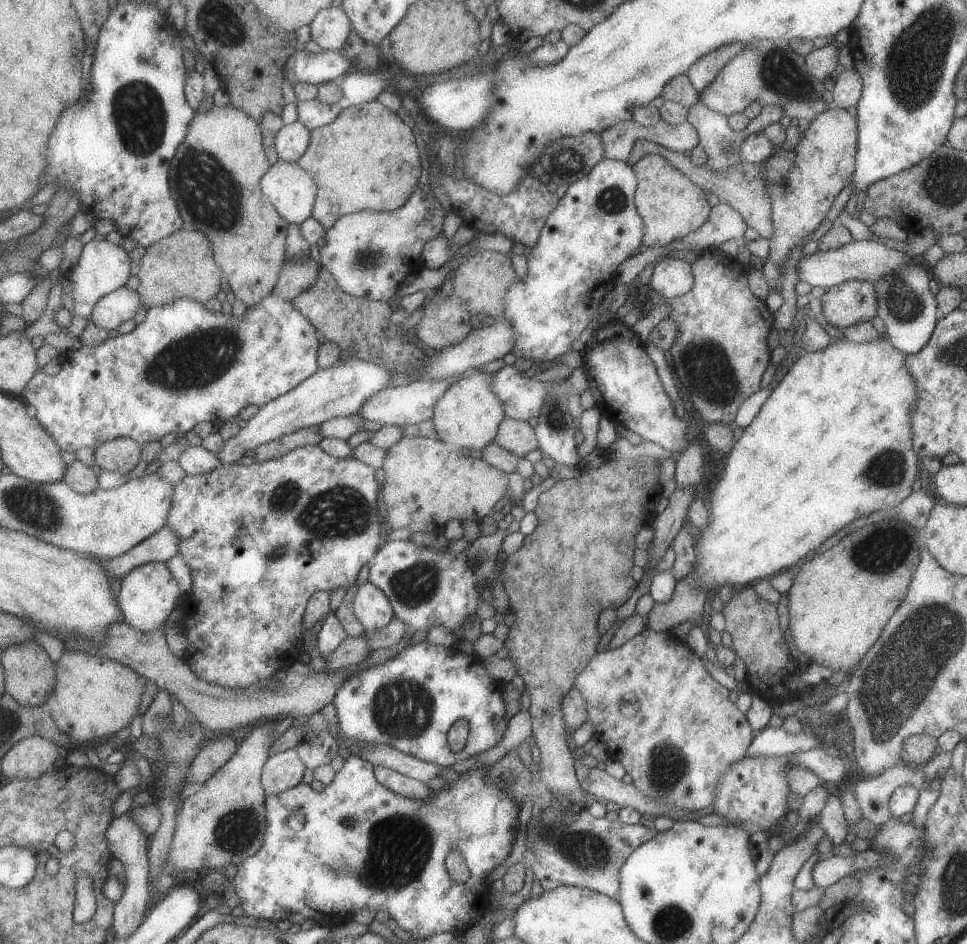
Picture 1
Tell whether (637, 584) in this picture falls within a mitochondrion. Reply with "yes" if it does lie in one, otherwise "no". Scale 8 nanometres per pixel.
no

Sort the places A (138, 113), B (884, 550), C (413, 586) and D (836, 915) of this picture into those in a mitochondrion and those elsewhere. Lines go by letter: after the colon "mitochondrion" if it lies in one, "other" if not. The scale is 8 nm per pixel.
A: mitochondrion
B: mitochondrion
C: mitochondrion
D: other

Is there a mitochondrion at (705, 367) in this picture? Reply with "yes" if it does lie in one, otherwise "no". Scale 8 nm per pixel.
yes

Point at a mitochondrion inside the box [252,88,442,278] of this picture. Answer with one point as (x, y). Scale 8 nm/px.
(367, 258)

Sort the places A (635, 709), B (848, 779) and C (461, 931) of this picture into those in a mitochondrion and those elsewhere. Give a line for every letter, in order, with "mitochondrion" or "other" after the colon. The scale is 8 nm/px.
A: other
B: other
C: other

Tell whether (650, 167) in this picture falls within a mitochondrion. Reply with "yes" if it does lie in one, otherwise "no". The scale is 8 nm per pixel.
no

